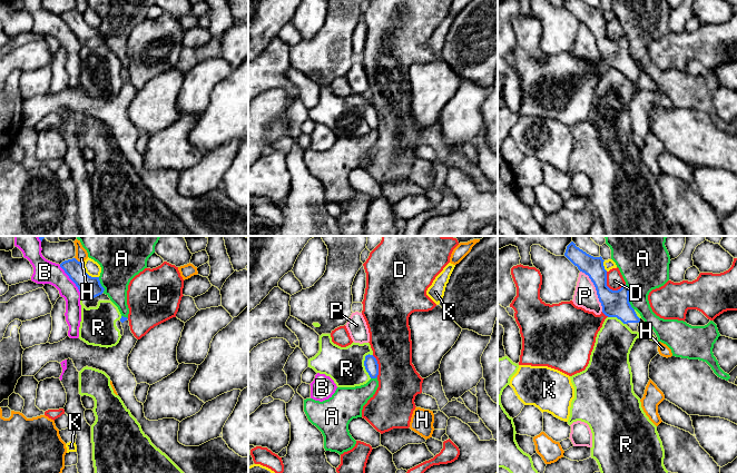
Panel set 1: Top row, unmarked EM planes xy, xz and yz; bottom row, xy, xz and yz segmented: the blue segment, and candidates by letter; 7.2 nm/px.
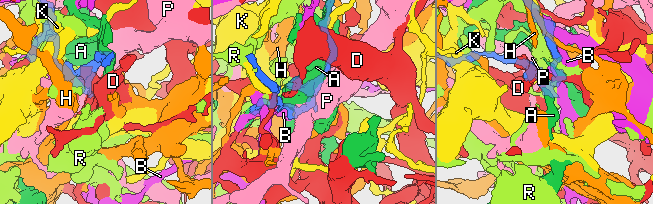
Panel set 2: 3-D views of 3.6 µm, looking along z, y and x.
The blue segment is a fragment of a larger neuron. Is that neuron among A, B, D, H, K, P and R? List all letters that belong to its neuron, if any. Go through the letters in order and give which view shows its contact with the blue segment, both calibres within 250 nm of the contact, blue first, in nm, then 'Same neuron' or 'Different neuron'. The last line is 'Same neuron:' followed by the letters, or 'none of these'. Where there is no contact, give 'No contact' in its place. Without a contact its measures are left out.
A: Touches blue in yz. Thickness 190 nm (blue) against 300 nm. Different neuron
B: Touches blue in xy. Thickness 150 nm (blue) against 180 nm. Different neuron
D: Touches blue in yz. Thickness 190 nm (blue) against 130 nm. Different neuron
H: Touches blue in xy. Thickness 150 nm (blue) against 90 nm. Different neuron
K: Touches blue in xy. Thickness 150 nm (blue) against 110 nm. Different neuron
P: Touches blue in yz. Thickness 190 nm (blue) against 160 nm. Different neuron
R: Touches blue in xz. Thickness 100 nm (blue) against 280 nm. Different neuron
Same neuron: none of these

